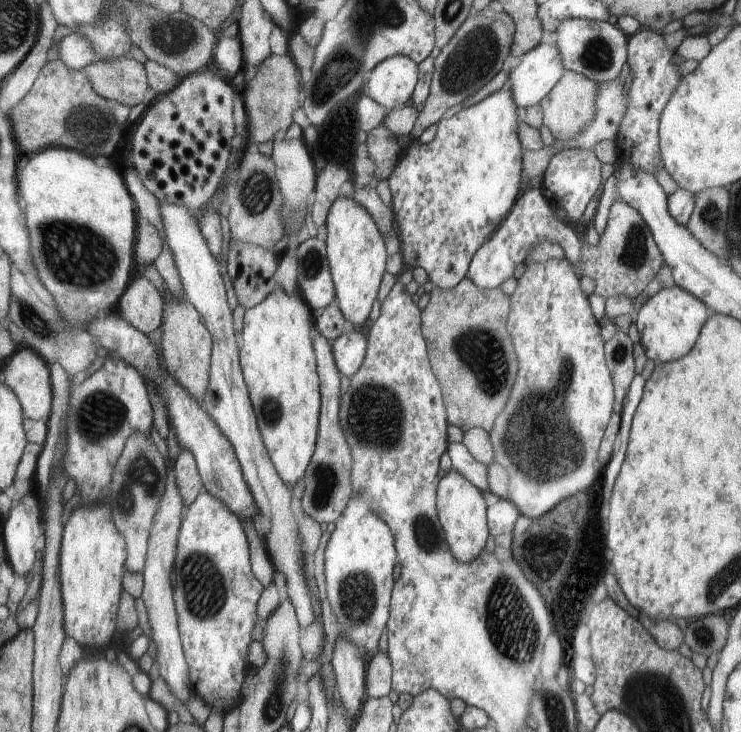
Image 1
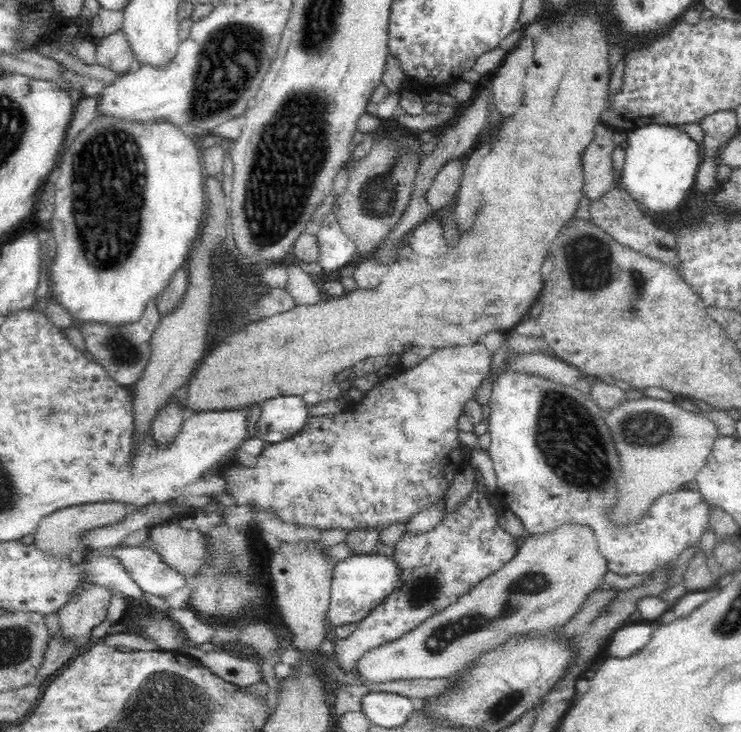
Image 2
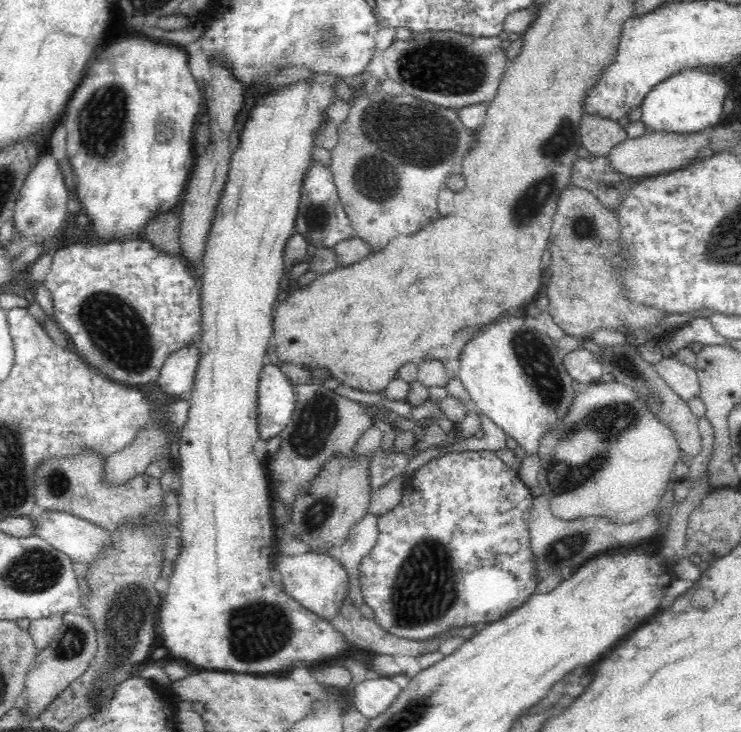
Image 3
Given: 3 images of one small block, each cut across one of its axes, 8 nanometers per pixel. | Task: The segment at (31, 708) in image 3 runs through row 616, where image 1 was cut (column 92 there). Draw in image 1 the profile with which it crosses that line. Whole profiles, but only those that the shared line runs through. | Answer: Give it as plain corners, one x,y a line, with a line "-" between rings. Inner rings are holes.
127,56
113,62
93,62
81,68
89,74
93,90
103,99
114,100
127,107
137,105
148,92
148,76
143,64

